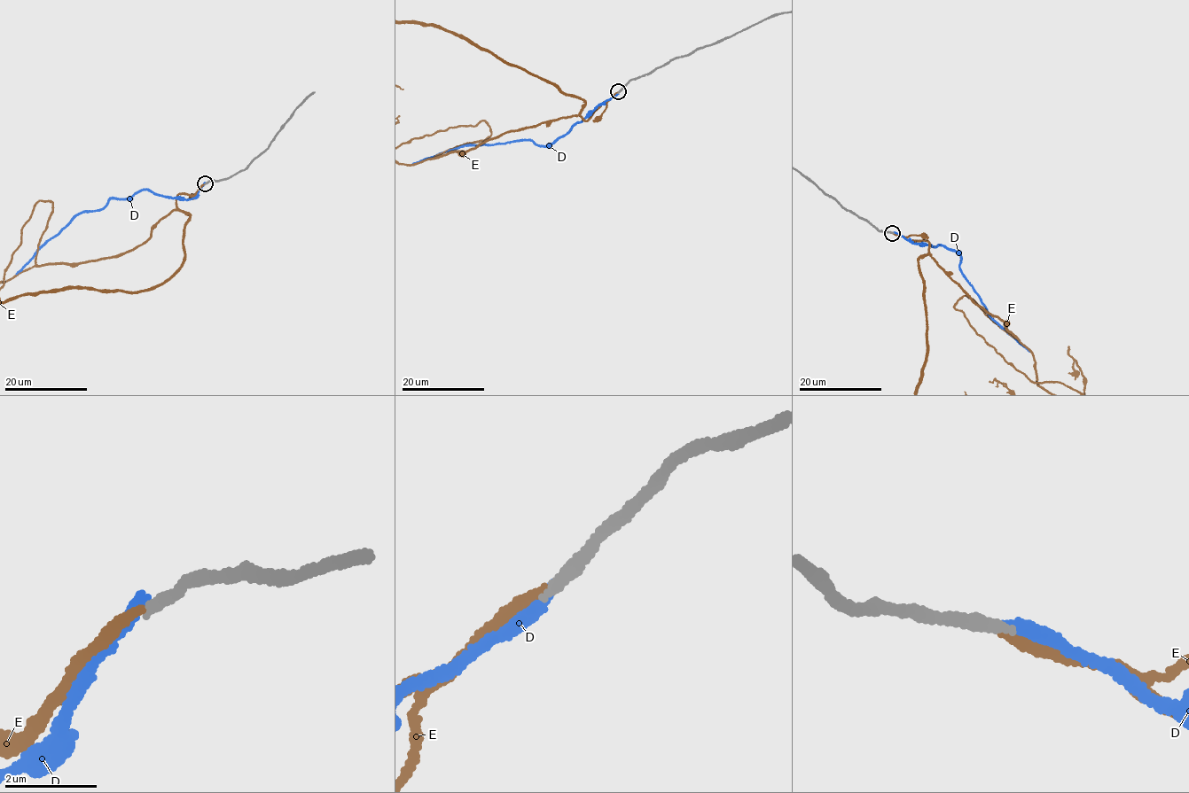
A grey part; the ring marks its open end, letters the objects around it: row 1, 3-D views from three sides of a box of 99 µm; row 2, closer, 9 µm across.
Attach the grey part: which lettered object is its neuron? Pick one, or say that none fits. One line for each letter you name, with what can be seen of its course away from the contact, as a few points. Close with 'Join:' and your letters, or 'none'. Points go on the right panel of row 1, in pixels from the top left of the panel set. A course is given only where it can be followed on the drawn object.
Join: E

